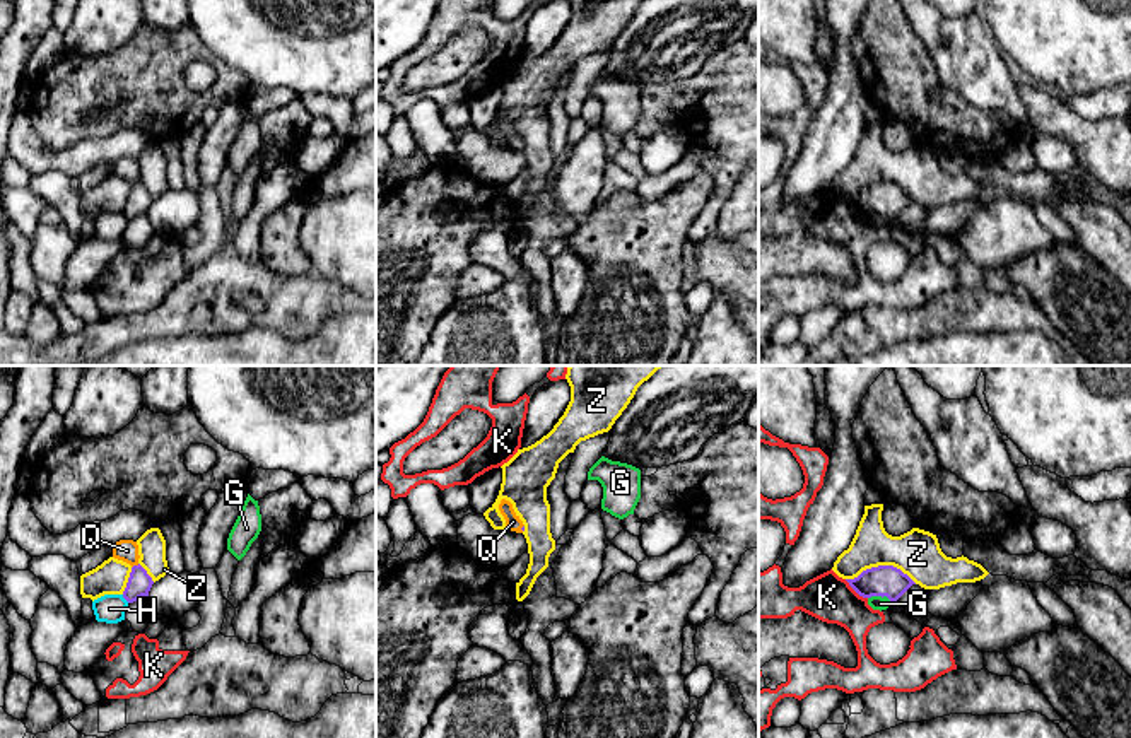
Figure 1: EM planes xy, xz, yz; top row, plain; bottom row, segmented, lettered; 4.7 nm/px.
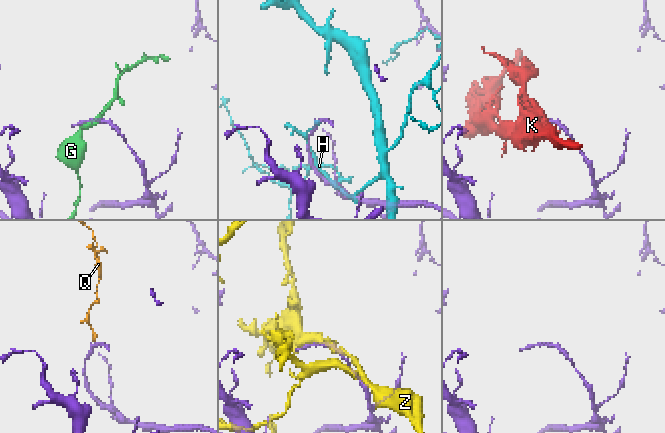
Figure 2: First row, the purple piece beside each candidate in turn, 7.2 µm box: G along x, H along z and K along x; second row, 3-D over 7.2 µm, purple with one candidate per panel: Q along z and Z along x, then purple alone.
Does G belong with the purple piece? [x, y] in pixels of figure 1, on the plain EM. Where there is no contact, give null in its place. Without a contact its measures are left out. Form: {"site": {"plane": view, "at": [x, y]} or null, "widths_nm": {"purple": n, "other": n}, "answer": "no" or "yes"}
{"site": {"plane": "yz", "at": [880, 212]}, "widths_nm": {"purple": 150, "other": 70}, "answer": "no"}

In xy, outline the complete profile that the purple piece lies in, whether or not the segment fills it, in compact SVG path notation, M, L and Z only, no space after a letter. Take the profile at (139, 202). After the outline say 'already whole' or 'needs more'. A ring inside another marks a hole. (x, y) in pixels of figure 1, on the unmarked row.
M120 157L113 162L113 174L132 183L132 190L123 208L123 215L128 220L137 219L142 214L149 214L154 202L147 188L138 181L138 162L133 157Z; needs more

